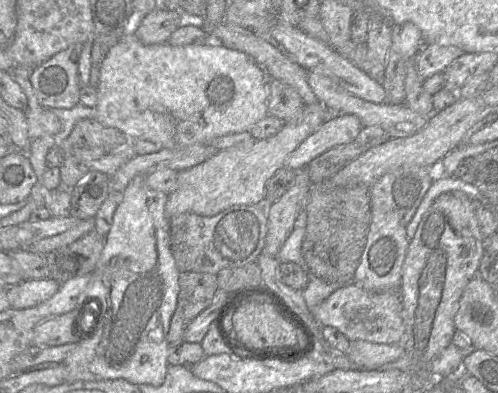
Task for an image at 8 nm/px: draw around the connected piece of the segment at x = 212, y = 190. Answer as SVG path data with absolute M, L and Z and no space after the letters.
M321 103L305 105L296 123L285 123L276 135L256 140L251 148L219 150L207 160L177 175L177 186L168 195L165 211L169 218L182 213L214 216L236 205L263 205L265 185L276 171L283 168L287 156L310 134L316 131L332 114Z

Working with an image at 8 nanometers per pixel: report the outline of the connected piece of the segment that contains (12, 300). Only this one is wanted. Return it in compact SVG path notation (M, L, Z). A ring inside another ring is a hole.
M51 278L29 279L7 287L7 299L11 308L32 308L50 299L60 287Z

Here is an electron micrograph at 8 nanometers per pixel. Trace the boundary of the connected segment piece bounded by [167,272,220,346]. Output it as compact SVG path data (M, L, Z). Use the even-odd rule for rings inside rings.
M180 272L177 305L167 334L170 346L178 346L184 341L189 323L212 304L218 293L217 275Z

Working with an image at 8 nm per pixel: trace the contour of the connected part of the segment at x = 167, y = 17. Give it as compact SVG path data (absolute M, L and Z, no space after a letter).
M159 6L143 16L138 24L132 25L132 31L143 44L155 45L167 42L179 27L180 14Z

